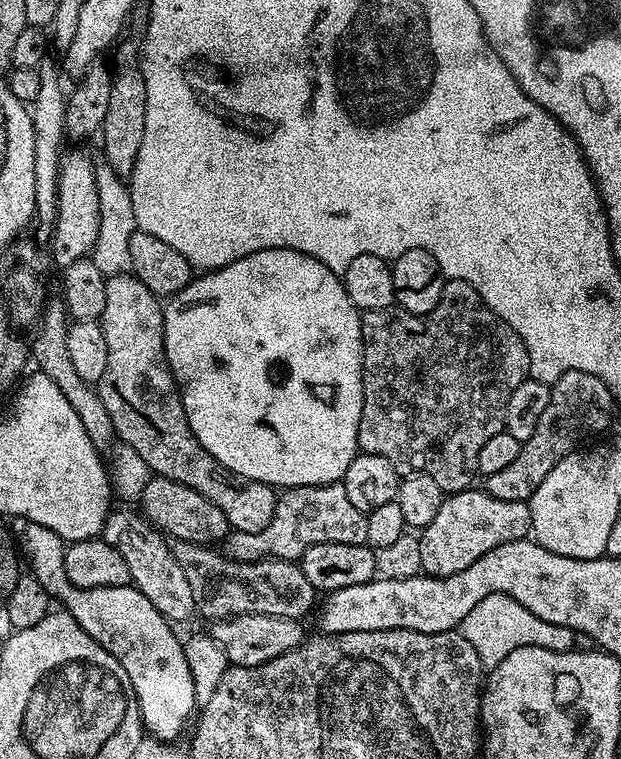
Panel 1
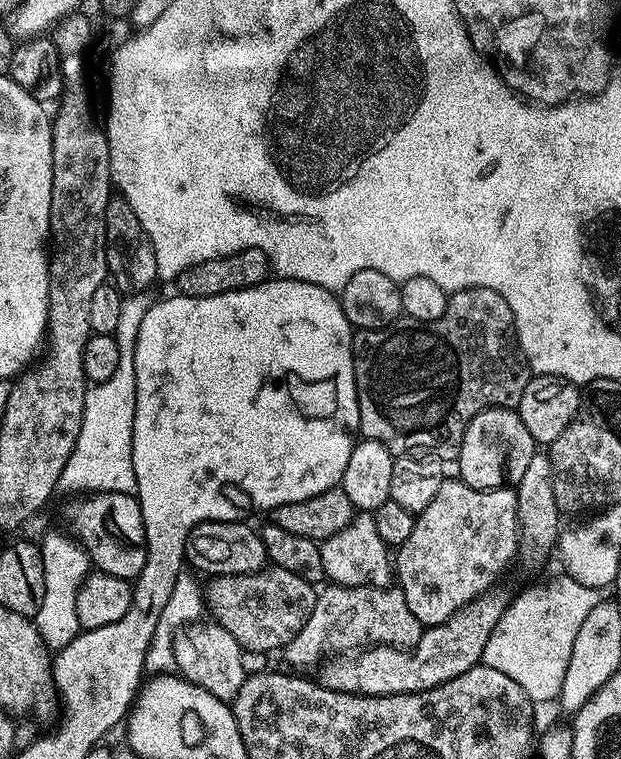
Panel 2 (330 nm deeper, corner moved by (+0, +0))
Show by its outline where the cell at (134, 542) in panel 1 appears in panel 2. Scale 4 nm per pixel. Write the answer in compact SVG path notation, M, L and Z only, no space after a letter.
M195 622L182 628L176 635L175 658L179 675L198 685L219 700L231 702L236 699L246 673L242 670L242 649L238 641L217 622Z

